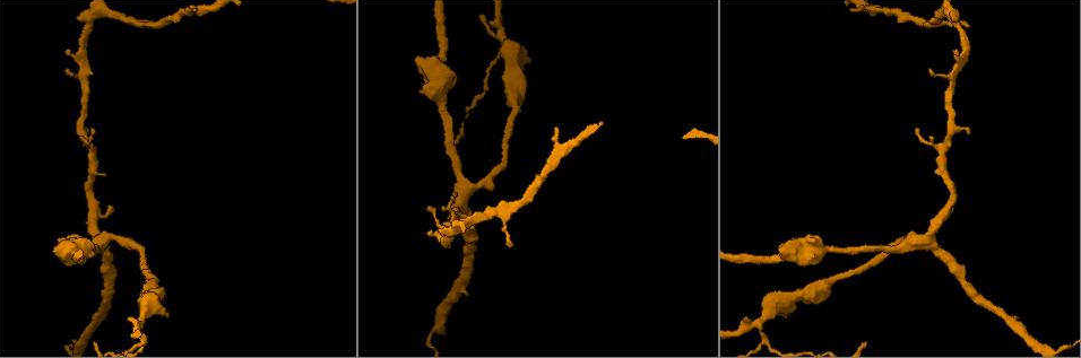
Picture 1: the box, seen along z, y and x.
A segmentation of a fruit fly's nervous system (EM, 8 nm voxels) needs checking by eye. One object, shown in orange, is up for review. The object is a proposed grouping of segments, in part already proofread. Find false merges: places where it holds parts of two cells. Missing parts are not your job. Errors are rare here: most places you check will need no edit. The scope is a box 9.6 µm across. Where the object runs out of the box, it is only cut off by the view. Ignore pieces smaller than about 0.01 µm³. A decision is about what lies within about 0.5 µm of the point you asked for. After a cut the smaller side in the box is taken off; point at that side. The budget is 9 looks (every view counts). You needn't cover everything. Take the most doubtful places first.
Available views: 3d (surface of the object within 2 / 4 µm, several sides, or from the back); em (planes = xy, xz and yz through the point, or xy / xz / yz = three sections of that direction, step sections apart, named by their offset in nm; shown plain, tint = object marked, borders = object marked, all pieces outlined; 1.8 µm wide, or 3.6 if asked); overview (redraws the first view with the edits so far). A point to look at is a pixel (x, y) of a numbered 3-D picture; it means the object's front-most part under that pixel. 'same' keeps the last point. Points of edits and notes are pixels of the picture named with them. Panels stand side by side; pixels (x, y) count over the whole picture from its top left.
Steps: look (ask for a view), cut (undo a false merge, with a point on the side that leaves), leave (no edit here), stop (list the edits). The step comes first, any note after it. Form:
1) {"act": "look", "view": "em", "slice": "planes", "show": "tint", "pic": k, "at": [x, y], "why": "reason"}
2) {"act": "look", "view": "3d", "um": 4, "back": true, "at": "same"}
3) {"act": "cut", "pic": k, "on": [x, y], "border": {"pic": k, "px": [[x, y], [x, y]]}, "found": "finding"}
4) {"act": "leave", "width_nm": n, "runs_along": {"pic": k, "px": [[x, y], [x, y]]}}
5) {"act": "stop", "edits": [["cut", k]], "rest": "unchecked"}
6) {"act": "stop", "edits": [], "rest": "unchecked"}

{"act": "look", "view": "em", "slice": "planes", "show": "tint", "pic": 1, "at": [141, 320], "why": "looks like a crossing"}

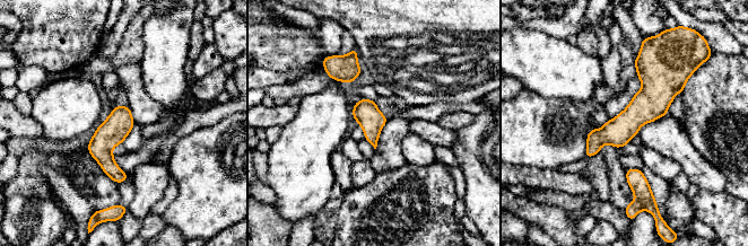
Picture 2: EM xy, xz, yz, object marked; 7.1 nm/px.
{"act": "leave", "runs_along": {"pic": 2, "px": [[644, 55], [648, 99], [588, 154]]}, "found": "one cell here"}

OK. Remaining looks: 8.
{"act": "look", "view": "em", "slice": "xy", "step": 8, "show": "tint", "pic": 1, "at": [464, 188]}

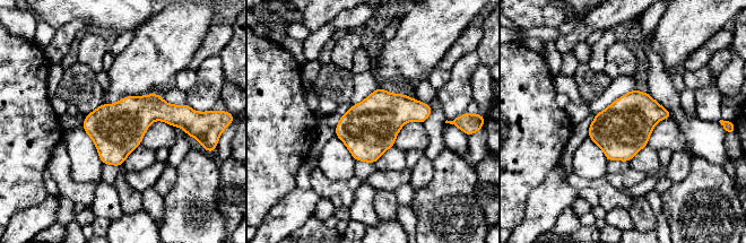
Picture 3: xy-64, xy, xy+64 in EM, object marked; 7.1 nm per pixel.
{"act": "look", "view": "em", "slice": "planes", "show": "tint", "at": "same", "why": "cut it another way"}

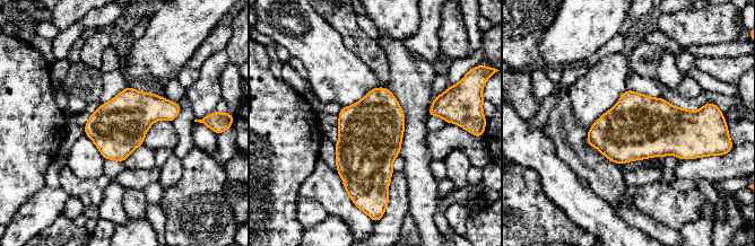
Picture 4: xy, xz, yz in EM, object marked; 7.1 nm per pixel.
{"act": "leave", "found": "all the same cell"}

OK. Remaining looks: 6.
{"act": "look", "view": "em", "um": 3.6, "slice": "planes", "show": "tint", "pic": 1, "at": [816, 247], "why": "sudden change in width"}

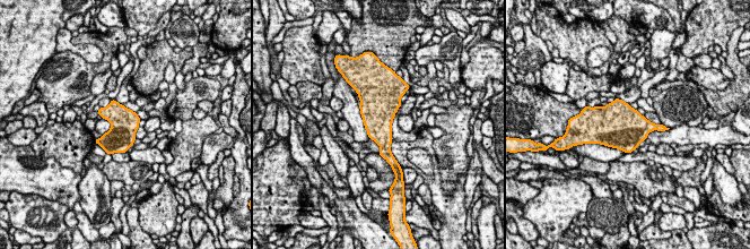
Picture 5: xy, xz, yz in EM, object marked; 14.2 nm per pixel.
{"act": "leave", "width_nm": 400, "found": "one cell here"}

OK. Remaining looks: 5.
{"act": "look", "view": "em", "slice": "yz", "step": 4, "show": "tint", "pic": 1, "at": [821, 287], "why": "thick turns thin"}

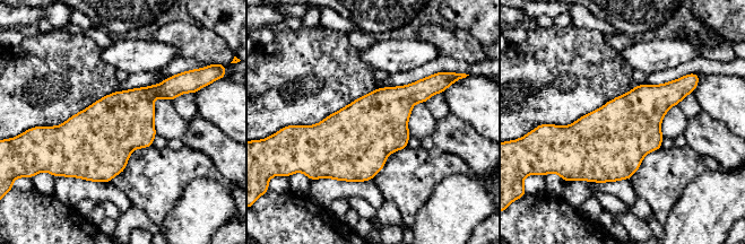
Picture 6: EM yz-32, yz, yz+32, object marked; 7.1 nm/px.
{"act": "look", "view": "em", "slice": "planes", "show": "tint", "at": "same"}

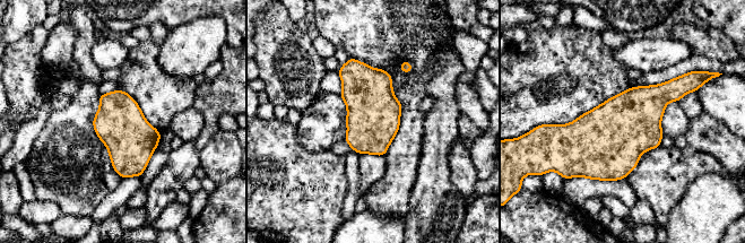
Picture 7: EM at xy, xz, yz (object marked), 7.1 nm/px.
{"act": "leave", "found": "continuous, no second cell"}

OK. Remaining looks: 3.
{"act": "stop", "edits": [], "rest": "unchecked"}

